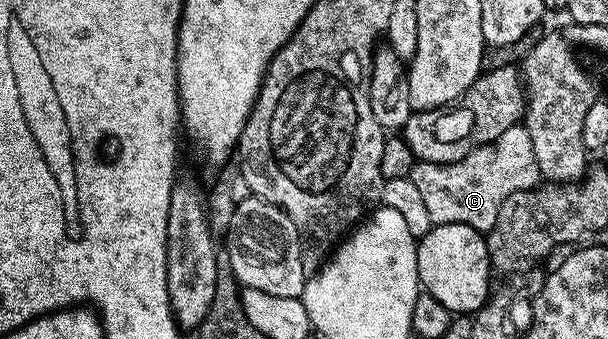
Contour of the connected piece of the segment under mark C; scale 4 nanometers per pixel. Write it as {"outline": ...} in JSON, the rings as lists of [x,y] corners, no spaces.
{"outline":[[[523,124],[511,127],[494,142],[489,142],[485,146],[472,147],[463,160],[455,160],[454,162],[425,161],[429,162],[418,161],[408,178],[415,184],[415,189],[420,193],[423,204],[427,208],[428,214],[431,215],[435,226],[467,224],[476,230],[488,232],[495,224],[495,220],[499,216],[499,208],[503,204],[503,200],[507,200],[507,196],[524,190],[536,190],[542,181],[539,164],[535,158],[535,148],[531,146],[531,136]]]}

